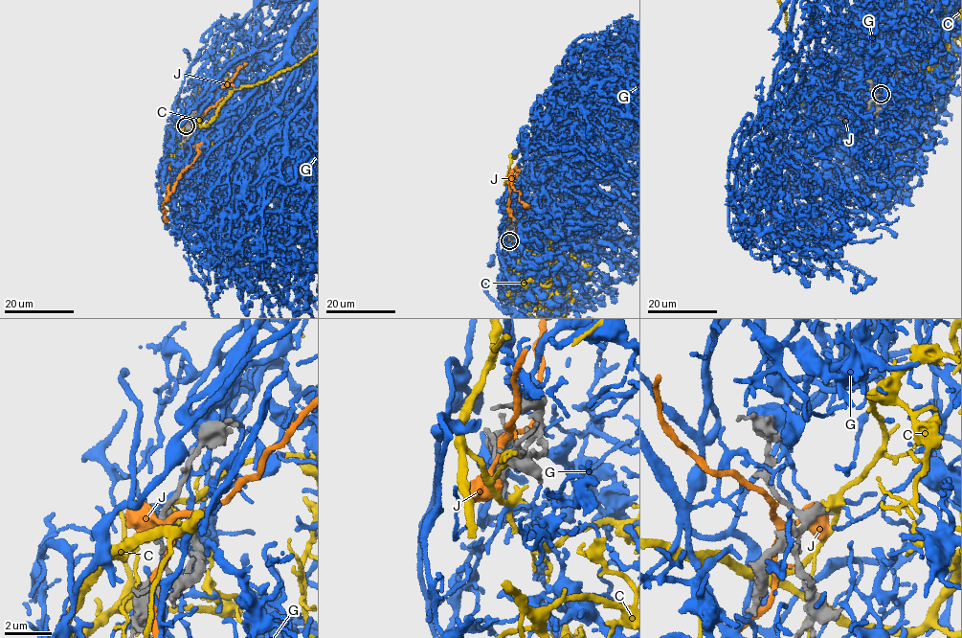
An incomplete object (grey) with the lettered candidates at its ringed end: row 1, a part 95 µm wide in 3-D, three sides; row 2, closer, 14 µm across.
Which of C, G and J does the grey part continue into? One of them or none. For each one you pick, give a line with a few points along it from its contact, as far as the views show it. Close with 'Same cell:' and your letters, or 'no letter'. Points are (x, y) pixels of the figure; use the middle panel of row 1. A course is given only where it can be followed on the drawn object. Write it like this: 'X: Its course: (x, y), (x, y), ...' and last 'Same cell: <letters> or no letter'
Same cell: no letter

